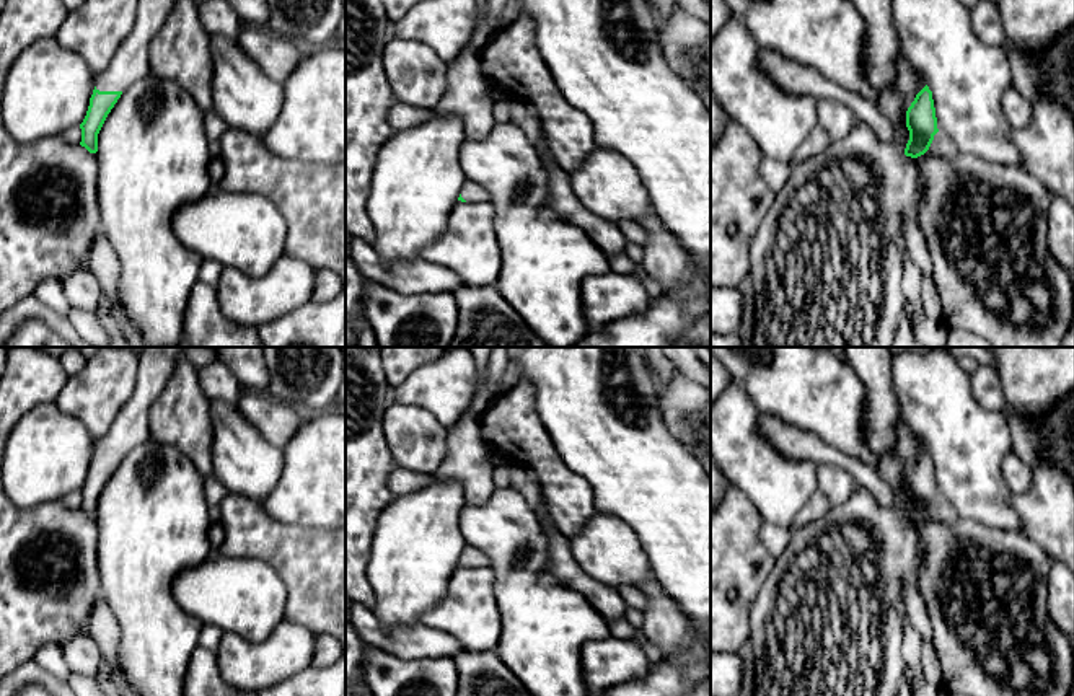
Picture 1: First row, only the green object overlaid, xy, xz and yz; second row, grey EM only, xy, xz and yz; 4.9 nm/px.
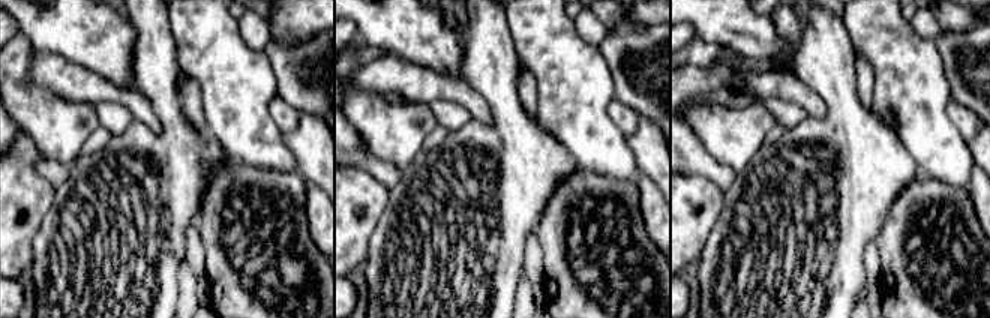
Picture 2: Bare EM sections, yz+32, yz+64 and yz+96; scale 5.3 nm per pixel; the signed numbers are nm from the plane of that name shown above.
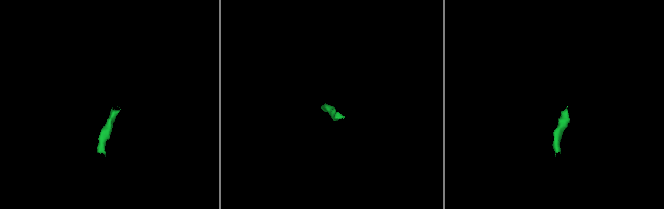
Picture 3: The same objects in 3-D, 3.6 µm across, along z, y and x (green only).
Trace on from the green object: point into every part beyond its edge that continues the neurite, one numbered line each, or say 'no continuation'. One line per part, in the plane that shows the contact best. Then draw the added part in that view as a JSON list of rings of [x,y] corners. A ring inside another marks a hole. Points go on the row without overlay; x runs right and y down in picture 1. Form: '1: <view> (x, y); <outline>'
1: xy (131, 427); [[[145,347],[139,355],[130,399],[117,412],[109,432],[95,443],[99,456],[122,456],[150,438],[150,407],[168,383],[184,347]]]

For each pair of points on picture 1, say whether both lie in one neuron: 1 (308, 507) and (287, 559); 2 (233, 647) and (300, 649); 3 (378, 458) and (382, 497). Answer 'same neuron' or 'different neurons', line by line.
1: different neurons
2: same neuron
3: same neuron

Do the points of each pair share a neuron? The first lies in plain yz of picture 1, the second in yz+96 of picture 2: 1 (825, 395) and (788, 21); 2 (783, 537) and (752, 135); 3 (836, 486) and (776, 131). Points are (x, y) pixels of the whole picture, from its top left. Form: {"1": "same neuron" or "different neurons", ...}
{"1": "different neurons", "2": "different neurons", "3": "different neurons"}

